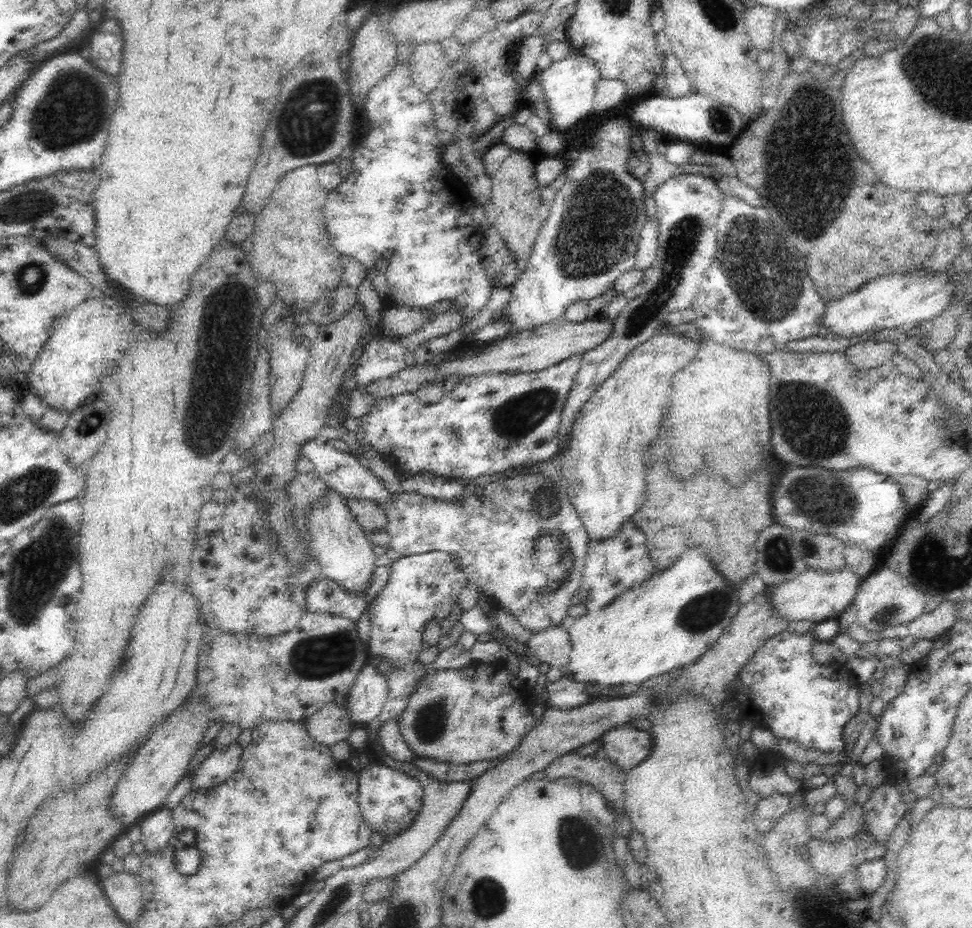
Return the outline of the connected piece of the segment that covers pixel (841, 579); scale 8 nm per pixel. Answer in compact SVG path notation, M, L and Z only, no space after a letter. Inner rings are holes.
M845 566L837 571L821 571L808 567L794 580L767 585L764 595L769 598L769 604L778 611L778 615L788 619L788 622L812 620L819 623L830 618L837 619L853 603L862 581Z

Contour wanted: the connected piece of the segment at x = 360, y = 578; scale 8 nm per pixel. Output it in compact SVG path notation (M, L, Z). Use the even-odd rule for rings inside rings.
M331 487L326 491L326 496L322 496L318 502L312 504L312 508L304 512L308 532L312 535L312 554L321 565L323 578L333 580L348 592L364 592L370 588L374 578L376 553L372 550L368 533L347 507L348 498Z

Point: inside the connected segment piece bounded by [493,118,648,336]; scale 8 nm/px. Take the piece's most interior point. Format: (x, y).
(590, 235)

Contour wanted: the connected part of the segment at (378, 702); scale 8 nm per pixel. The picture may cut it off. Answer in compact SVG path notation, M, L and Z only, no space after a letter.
M367 662L350 689L345 707L354 723L370 723L386 702L389 691L387 677Z

